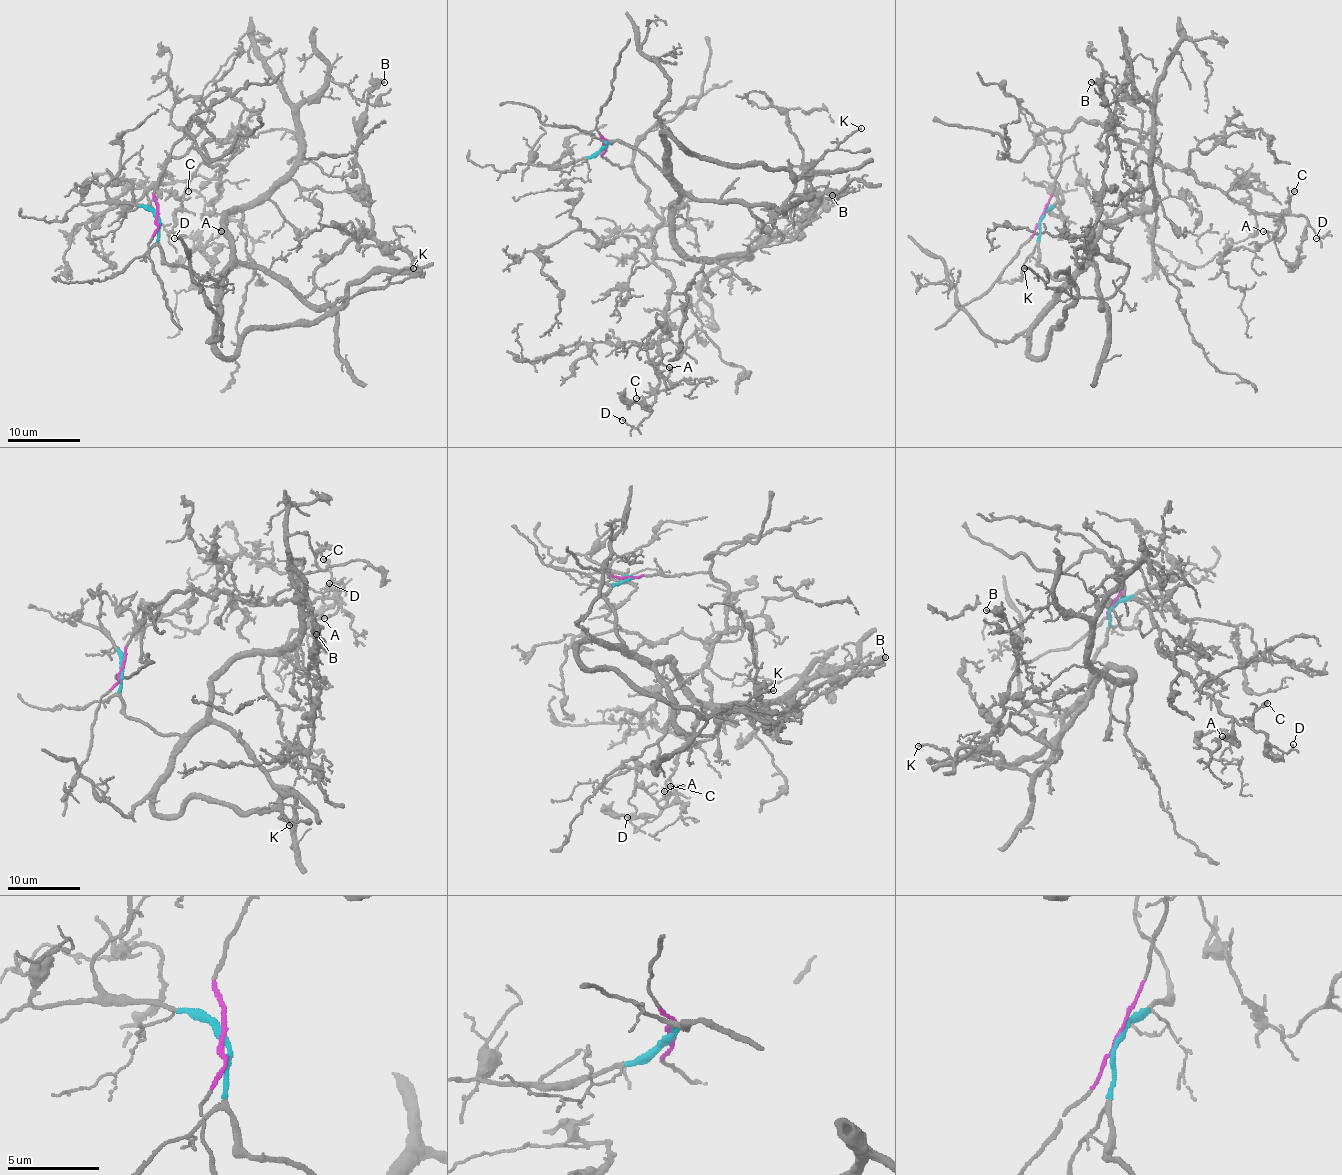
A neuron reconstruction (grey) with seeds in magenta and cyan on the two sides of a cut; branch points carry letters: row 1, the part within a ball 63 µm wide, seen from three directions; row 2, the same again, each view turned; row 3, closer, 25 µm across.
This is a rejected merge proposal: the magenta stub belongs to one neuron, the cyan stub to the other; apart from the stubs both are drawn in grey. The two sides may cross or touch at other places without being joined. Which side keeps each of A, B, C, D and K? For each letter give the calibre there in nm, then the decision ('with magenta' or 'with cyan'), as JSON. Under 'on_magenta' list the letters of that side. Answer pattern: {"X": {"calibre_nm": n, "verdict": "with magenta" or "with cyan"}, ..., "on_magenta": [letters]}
{"A": {"calibre_nm": 150, "verdict": "with magenta"}, "B": {"calibre_nm": 180, "verdict": "with cyan"}, "C": {"calibre_nm": 110, "verdict": "with magenta"}, "D": {"calibre_nm": 140, "verdict": "with magenta"}, "K": {"calibre_nm": 160, "verdict": "with cyan"}, "on_magenta": ["A", "C", "D"]}

